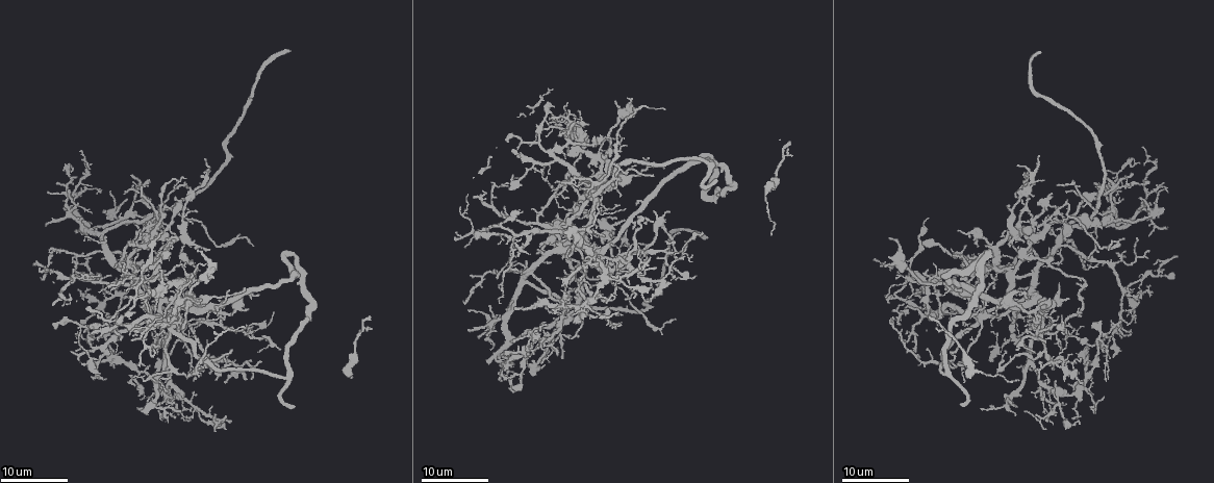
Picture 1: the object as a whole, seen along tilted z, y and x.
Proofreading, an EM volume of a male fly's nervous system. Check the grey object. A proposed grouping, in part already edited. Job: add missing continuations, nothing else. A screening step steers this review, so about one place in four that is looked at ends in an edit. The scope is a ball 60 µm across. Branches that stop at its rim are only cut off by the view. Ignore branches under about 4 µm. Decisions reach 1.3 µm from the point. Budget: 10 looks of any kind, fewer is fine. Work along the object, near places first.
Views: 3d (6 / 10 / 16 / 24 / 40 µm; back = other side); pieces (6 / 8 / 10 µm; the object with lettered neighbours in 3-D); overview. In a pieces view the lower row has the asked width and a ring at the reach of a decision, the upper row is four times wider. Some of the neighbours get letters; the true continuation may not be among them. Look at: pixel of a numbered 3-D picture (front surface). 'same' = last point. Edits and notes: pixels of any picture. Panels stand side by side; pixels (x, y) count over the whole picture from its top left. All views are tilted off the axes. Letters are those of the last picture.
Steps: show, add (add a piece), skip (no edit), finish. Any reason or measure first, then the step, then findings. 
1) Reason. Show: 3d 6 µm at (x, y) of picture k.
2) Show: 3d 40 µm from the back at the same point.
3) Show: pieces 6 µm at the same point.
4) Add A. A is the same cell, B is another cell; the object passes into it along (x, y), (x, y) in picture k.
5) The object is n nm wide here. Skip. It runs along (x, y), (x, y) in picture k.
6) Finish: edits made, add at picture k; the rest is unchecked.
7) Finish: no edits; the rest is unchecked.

An open end. Show: 3d 16 µm at (1130, 173) of picture 1.

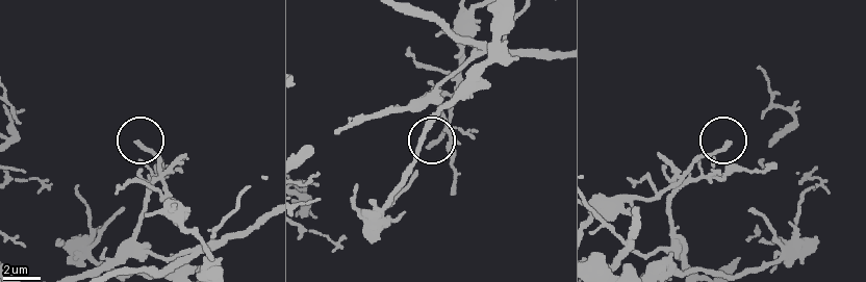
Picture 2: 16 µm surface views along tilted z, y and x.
Show: 3d 10 µm at (726, 145) of picture 2.

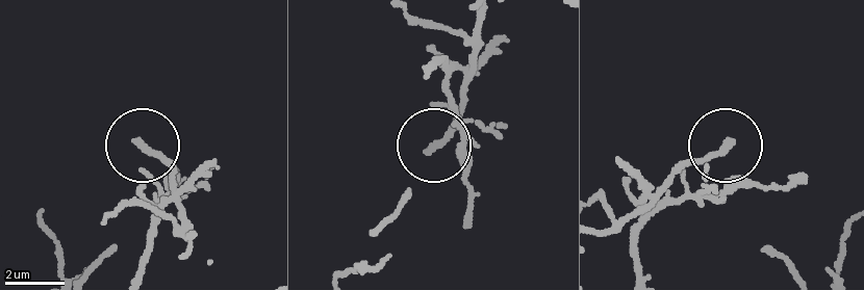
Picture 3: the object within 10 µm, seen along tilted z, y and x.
Show: pieces 8 µm at (139, 145) of picture 3.

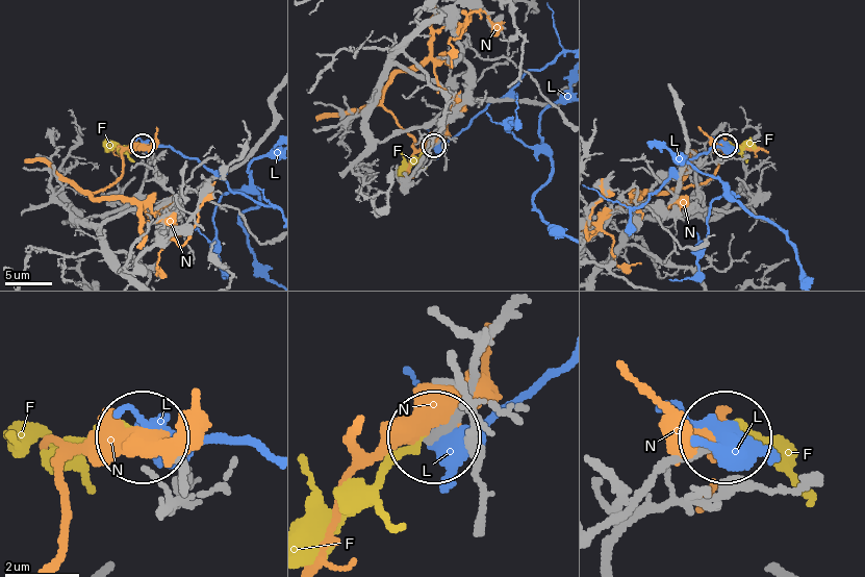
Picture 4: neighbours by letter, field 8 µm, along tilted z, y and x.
Add F. F is the same cell, L and N are other cells; it goes on there.

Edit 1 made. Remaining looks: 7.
Show: overview.

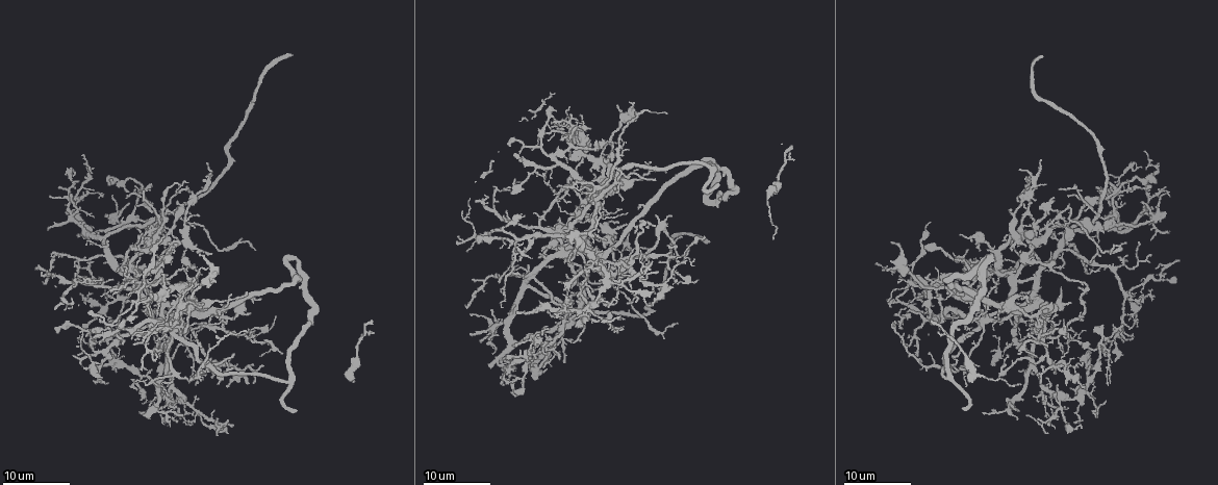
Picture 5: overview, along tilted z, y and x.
Free end. Show: 3d 16 µm at (549, 312) of picture 5.

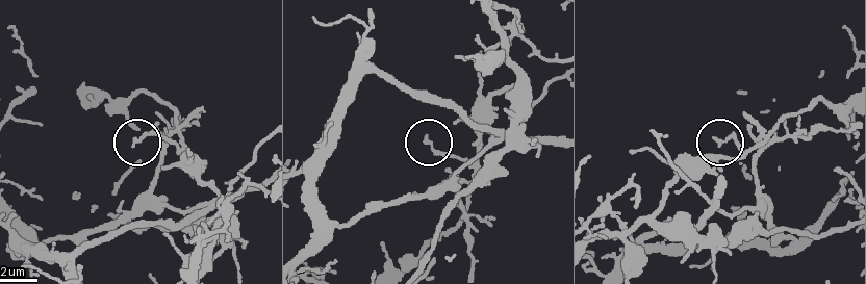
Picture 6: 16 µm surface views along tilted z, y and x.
Show: pieces 10 µm at (718, 145) of picture 6.

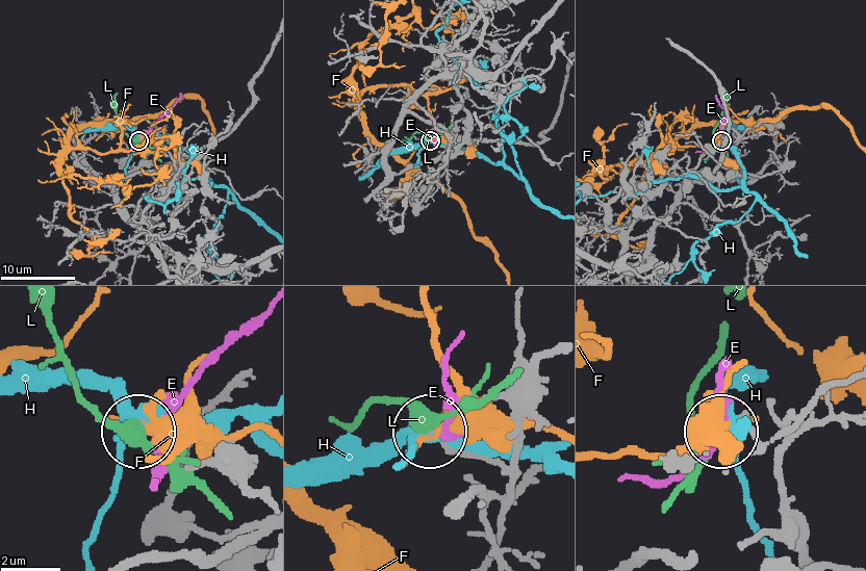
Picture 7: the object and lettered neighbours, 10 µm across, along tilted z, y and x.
Skip. E, F, H and L are other cells; none of them fits.

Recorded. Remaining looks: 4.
Thin end. Show: 3d 16 µm at (575, 343) of picture 5.

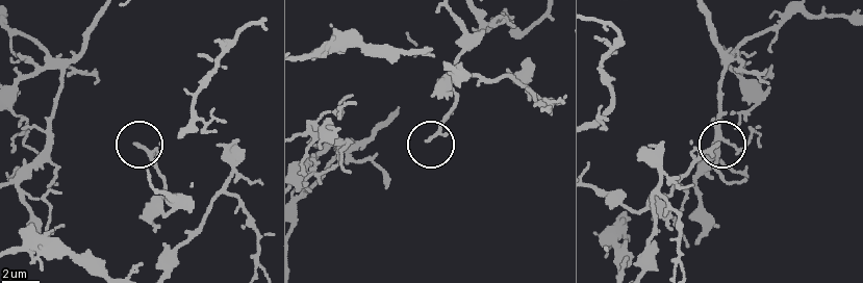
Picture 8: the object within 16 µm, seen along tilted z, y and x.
Show: pieces 10 µm at (137, 146) of picture 8.

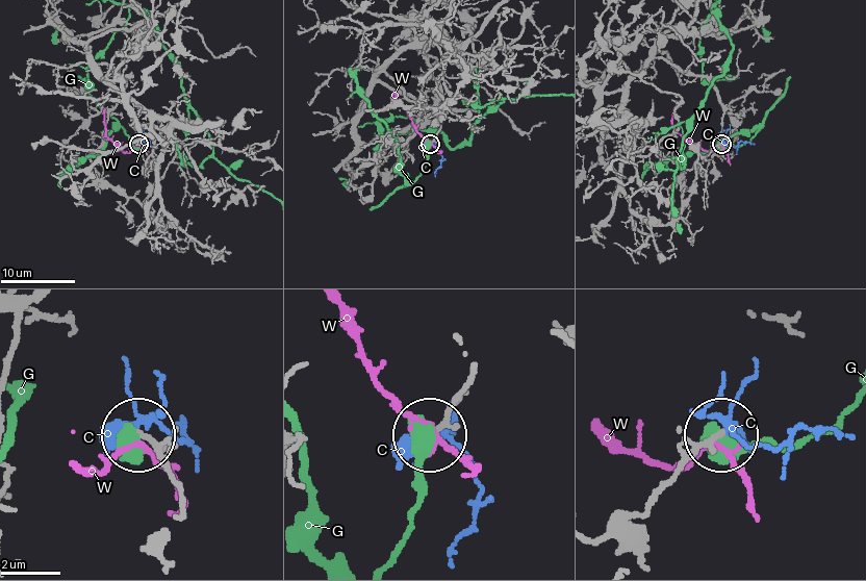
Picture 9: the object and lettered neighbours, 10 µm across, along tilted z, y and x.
Add C. C is the same cell, G and W are other cells; the object passes into it along (182, 509), (159, 456), (131, 432), (184, 428) in picture 9; it goes on there.

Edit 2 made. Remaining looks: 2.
Finish: edits made, add at picture 4, add at picture 9; the rest is unchecked.

